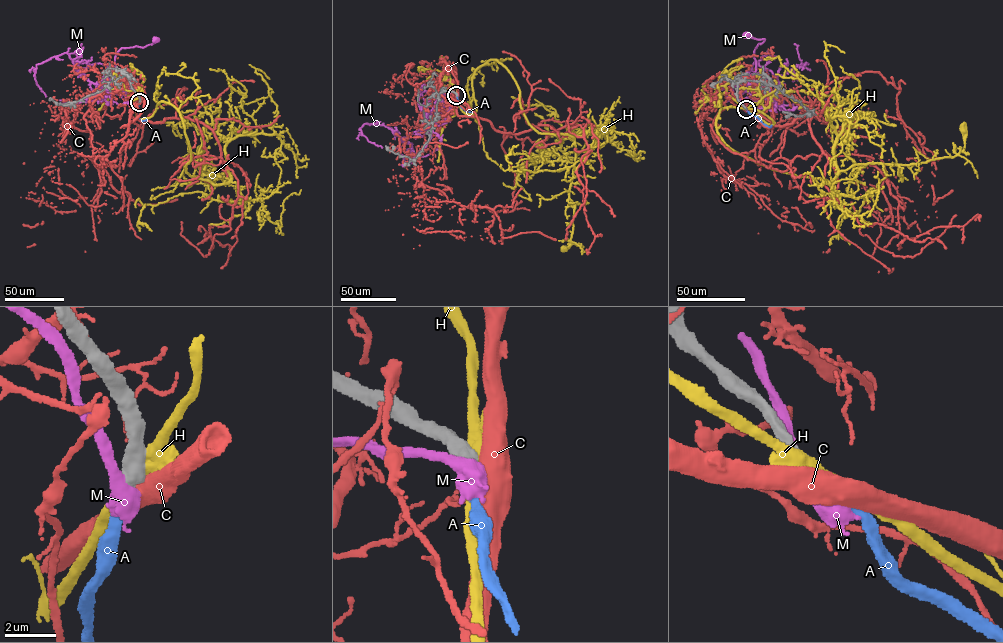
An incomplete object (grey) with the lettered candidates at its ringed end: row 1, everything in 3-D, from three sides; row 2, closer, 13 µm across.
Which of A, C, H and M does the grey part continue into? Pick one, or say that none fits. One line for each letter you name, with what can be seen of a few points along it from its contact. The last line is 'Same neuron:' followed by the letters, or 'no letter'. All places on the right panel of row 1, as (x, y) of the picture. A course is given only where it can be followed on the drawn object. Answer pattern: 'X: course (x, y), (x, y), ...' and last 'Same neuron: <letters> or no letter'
A: course (746, 109), (768, 126), (771, 125)
Same neuron: A

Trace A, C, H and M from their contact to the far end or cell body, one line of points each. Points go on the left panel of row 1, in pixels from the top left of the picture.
A: (139, 102), (136, 115), (140, 120), (146, 119)
C: (140, 102), (131, 76), (76, 108), (62, 149), (98, 169), (93, 204), (78, 197), (77, 156)
H: (140, 101), (139, 118), (162, 101), (179, 112), (186, 172), (227, 183), (231, 173), (202, 173), (199, 149)
M: (139, 102), (130, 91), (111, 93), (102, 86), (118, 76), (115, 57), (122, 48), (144, 47), (155, 39)

